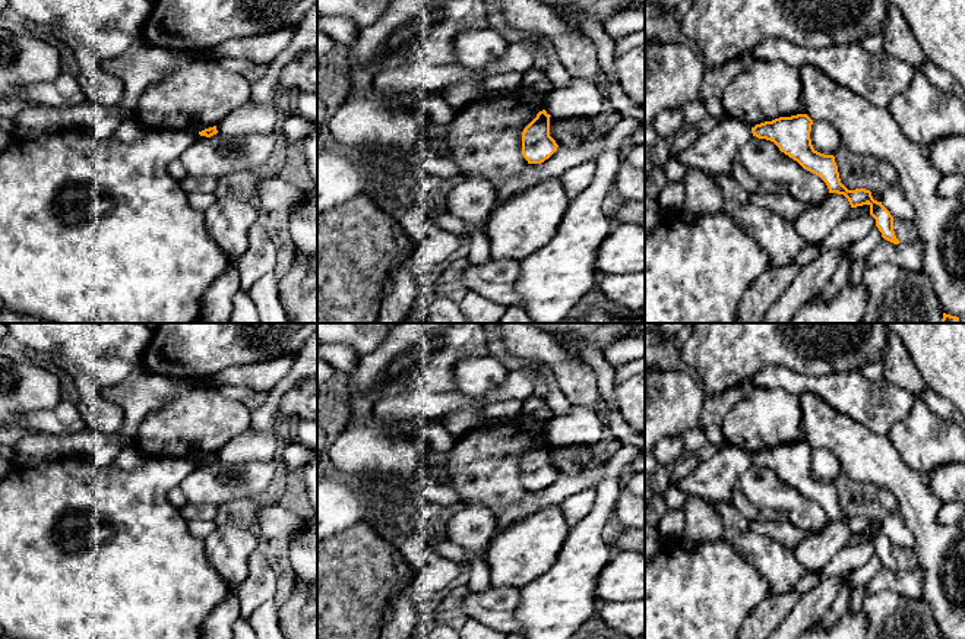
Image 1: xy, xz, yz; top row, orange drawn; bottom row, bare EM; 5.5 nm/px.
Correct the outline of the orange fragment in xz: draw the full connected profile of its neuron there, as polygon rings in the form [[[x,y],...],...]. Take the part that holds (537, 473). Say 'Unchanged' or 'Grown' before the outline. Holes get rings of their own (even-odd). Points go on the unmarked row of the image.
Unchanged. [[[542,437],[522,459],[522,483],[528,491],[541,491],[559,475],[550,464],[550,442]]]

